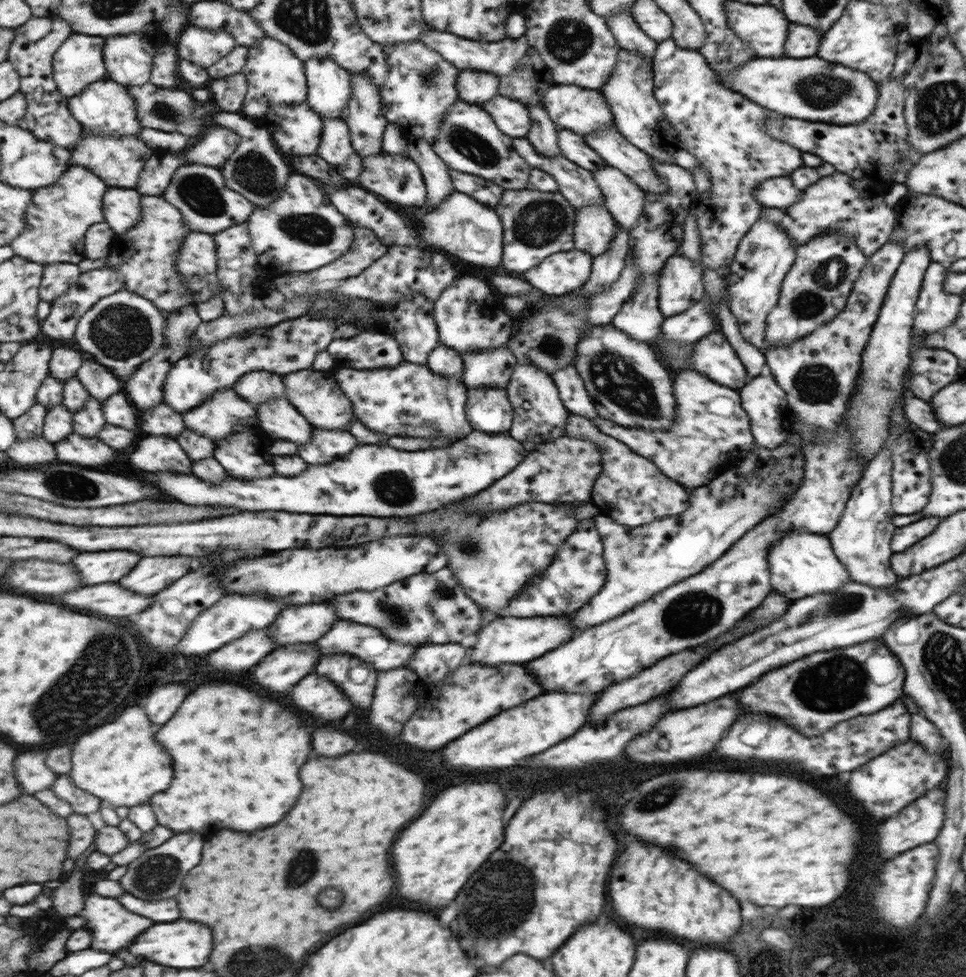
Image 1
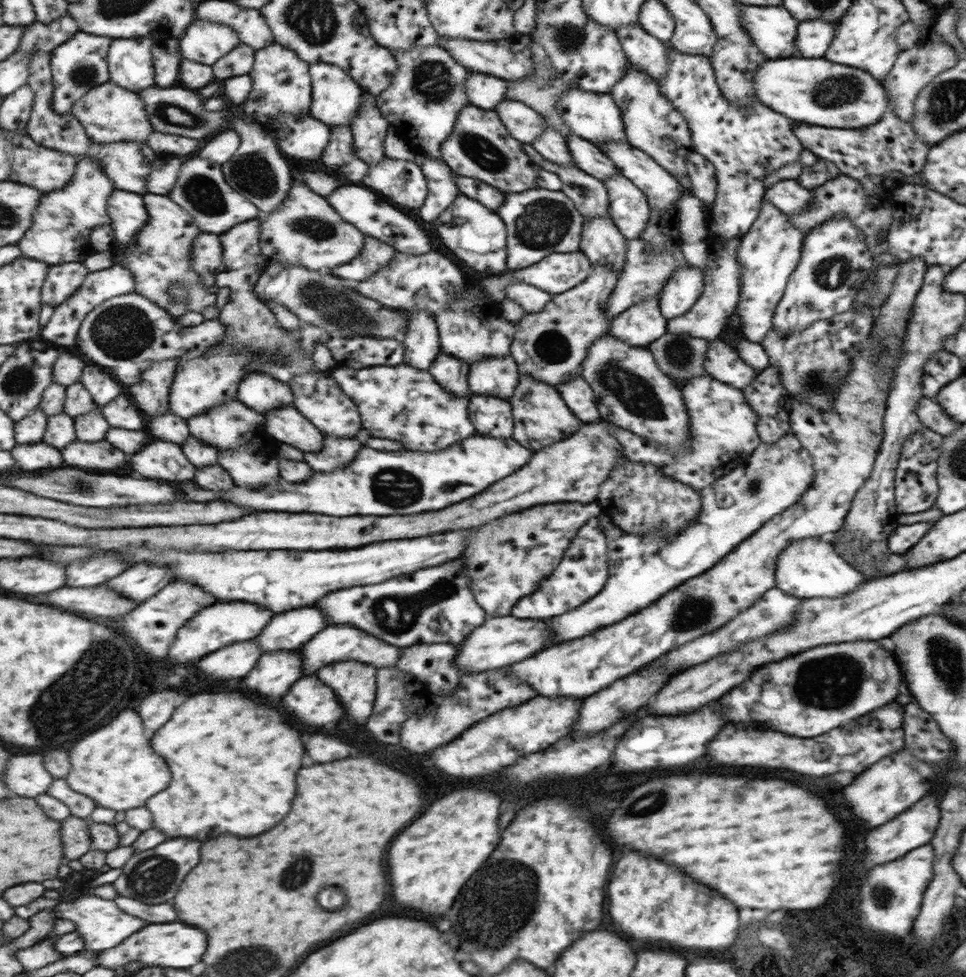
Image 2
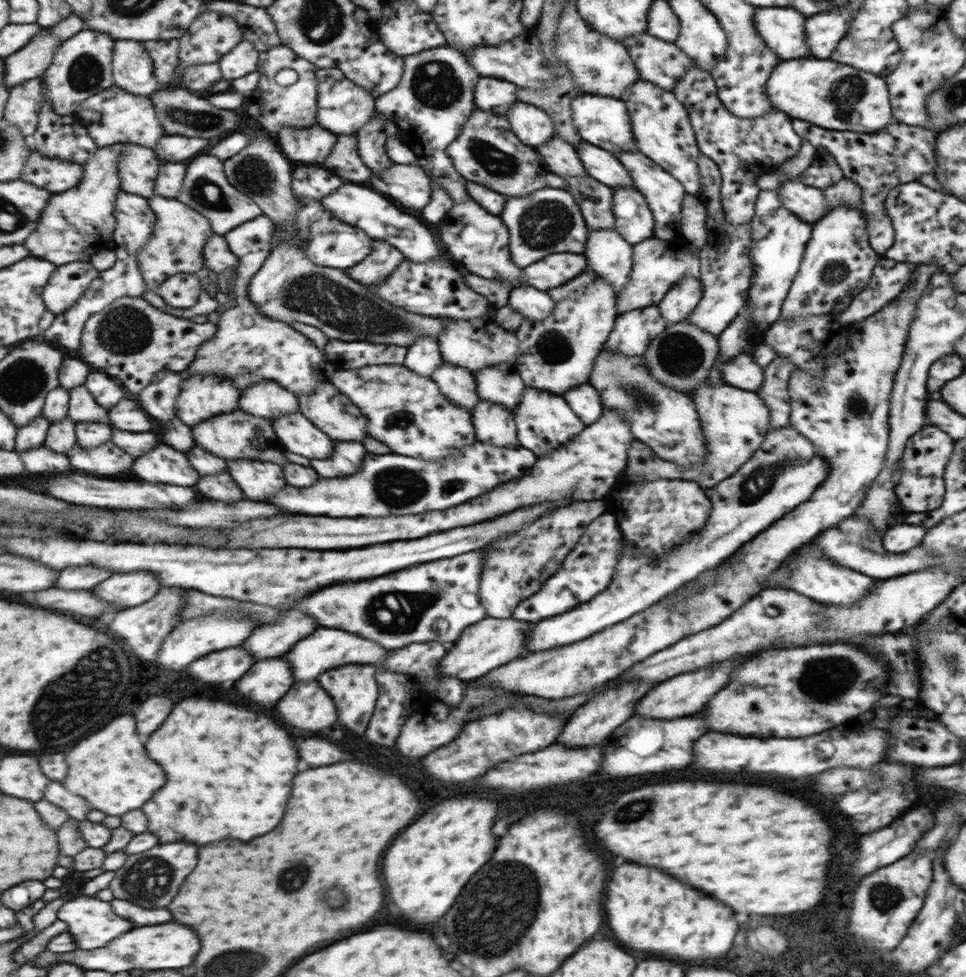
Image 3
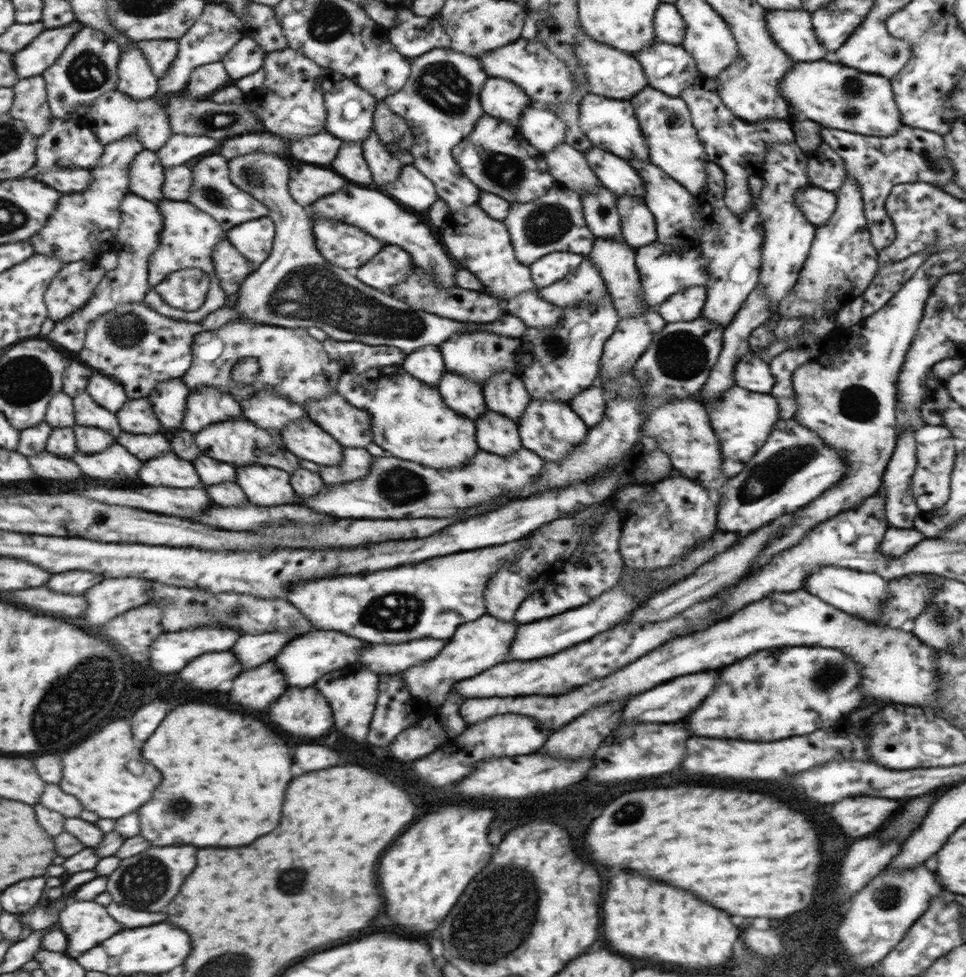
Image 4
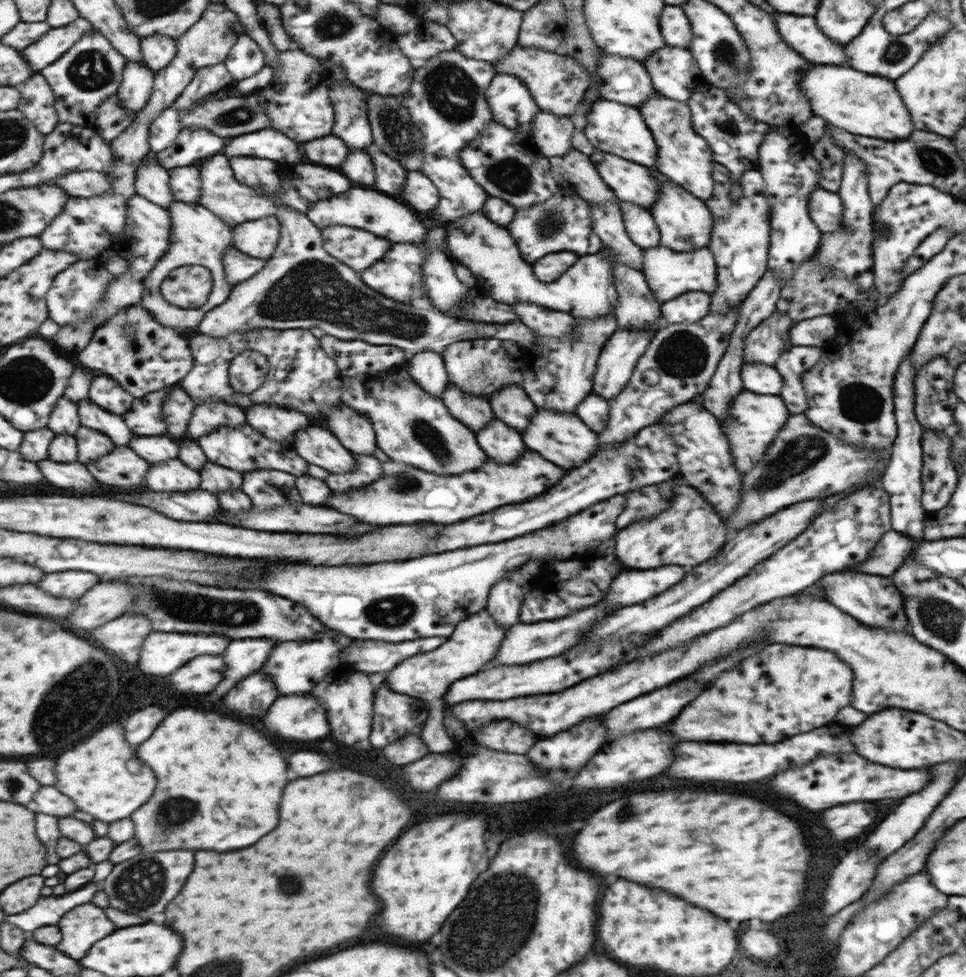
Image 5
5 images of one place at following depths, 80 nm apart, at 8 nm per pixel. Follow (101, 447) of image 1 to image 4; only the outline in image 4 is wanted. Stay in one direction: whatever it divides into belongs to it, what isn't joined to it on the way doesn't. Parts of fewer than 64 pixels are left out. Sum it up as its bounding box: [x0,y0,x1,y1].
[72,443,141,480]

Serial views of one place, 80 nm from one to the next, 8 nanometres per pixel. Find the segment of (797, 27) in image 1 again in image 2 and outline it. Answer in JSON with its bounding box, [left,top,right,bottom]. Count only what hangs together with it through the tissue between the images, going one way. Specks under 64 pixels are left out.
[795,18,837,58]

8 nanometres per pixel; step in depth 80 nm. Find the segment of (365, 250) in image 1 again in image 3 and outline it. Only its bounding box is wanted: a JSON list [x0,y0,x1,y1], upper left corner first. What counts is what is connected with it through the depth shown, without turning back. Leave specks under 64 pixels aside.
[345,239,405,285]

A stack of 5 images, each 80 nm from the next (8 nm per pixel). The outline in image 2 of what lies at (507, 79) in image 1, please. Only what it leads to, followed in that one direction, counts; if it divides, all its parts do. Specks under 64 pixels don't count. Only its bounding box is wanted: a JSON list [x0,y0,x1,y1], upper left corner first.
[505,41,571,138]

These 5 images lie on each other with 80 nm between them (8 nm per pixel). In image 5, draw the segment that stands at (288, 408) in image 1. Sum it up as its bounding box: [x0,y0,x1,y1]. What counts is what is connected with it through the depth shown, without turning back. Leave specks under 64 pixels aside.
[295,423,356,472]

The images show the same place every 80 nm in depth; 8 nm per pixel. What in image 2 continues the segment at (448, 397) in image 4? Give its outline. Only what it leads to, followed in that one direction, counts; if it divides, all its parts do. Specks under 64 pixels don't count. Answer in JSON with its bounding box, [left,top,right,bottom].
[427,352,472,399]

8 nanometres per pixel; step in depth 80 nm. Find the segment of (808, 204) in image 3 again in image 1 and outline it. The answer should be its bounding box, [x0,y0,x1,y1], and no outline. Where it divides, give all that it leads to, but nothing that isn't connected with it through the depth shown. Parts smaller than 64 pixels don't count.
[752,176,801,208]

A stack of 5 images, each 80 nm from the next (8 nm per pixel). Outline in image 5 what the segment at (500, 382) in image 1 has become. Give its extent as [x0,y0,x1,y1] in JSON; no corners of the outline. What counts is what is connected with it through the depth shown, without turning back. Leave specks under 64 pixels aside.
[487,384,536,435]

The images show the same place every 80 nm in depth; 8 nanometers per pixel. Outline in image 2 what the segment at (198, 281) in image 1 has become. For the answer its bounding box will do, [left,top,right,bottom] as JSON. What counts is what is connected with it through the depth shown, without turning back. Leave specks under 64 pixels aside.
[192,232,226,291]

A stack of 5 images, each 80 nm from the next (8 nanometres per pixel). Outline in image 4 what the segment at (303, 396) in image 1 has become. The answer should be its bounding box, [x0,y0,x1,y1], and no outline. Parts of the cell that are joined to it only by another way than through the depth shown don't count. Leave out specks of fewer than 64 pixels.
[304,391,374,448]

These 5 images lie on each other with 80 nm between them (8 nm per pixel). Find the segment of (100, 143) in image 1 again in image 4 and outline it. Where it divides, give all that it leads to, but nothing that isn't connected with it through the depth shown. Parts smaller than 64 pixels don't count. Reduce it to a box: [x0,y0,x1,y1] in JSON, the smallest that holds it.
[131,150,166,204]

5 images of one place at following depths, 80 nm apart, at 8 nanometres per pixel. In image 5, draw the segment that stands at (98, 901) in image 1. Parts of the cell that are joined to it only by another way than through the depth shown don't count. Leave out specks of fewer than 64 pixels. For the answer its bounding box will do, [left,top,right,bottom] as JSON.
[57,904,115,961]

